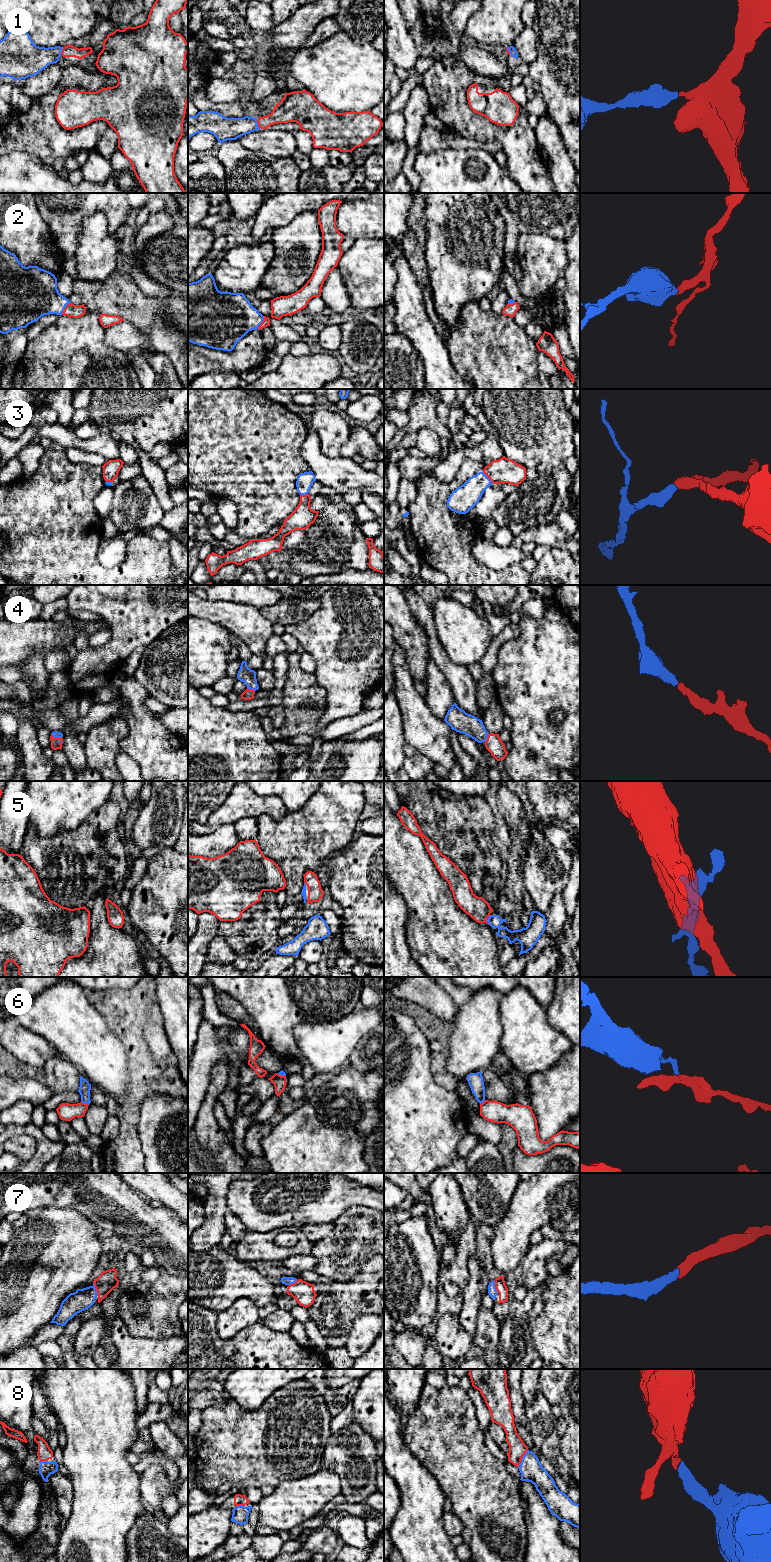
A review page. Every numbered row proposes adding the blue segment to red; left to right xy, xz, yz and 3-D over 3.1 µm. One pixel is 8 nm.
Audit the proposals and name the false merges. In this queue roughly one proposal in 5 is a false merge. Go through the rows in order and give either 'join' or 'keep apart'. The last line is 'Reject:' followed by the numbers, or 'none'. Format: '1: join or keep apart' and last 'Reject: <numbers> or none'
1: join
2: join
3: join
4: join
5: join
6: keep apart
7: join
8: join
Reject: 6

